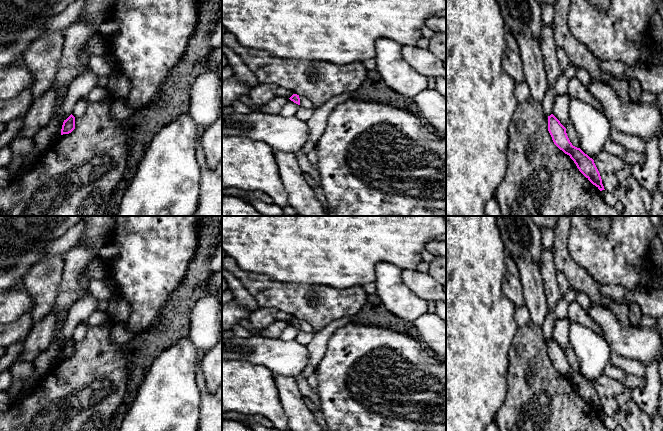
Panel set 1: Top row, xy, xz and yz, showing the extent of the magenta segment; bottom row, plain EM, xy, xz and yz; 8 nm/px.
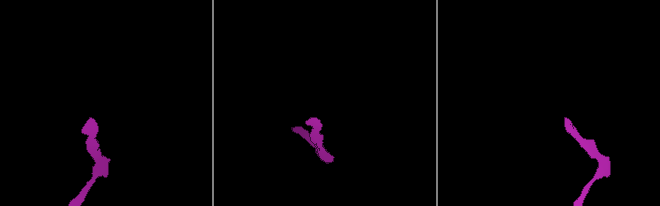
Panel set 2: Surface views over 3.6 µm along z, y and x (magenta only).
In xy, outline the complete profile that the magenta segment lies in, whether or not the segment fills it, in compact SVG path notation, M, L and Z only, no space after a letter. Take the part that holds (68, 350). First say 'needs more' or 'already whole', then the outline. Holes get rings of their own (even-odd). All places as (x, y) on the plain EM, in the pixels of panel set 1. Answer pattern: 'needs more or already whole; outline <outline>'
already whole; outline M71 338L66 344L64 344L61 359L69 358L75 353L75 341Z

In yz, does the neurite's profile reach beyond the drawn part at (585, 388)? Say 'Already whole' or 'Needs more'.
Already whole

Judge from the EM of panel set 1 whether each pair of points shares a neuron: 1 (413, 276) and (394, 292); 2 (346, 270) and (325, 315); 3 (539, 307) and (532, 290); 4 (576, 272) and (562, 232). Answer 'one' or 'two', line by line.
1: two
2: two
3: one
4: one

